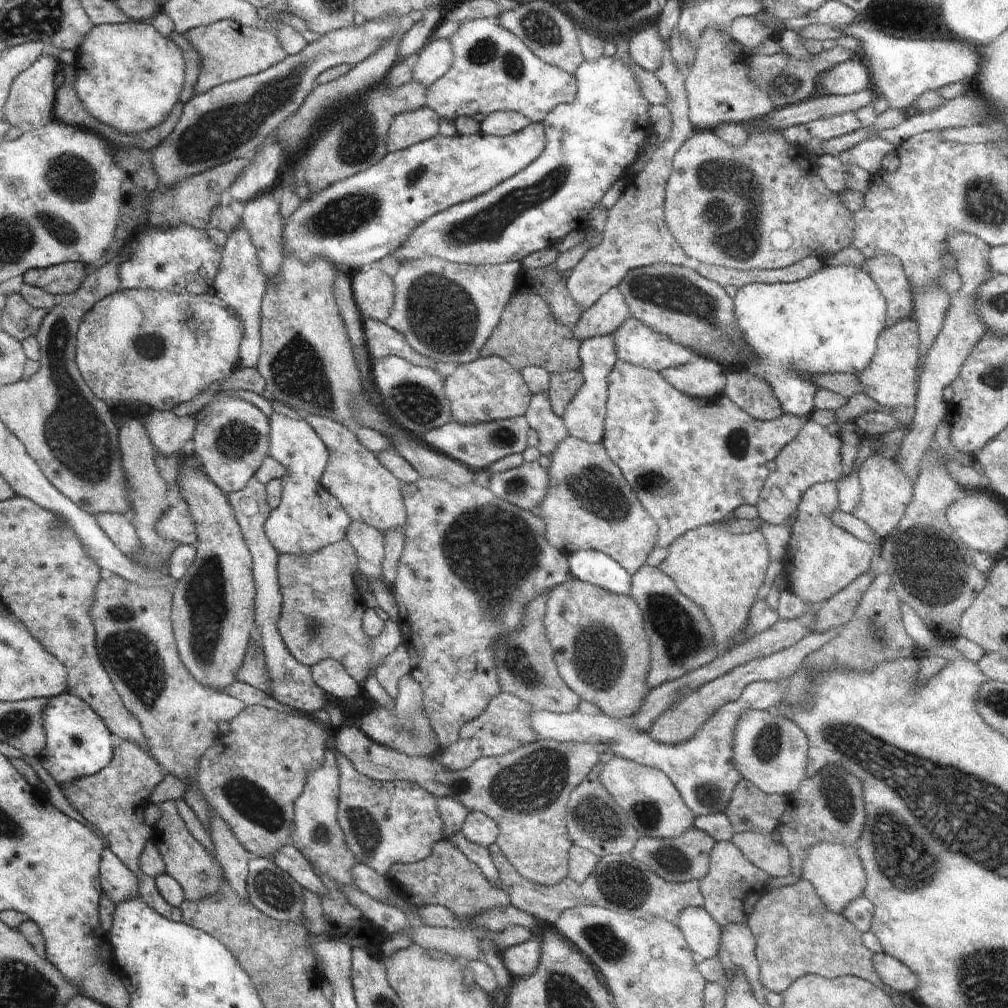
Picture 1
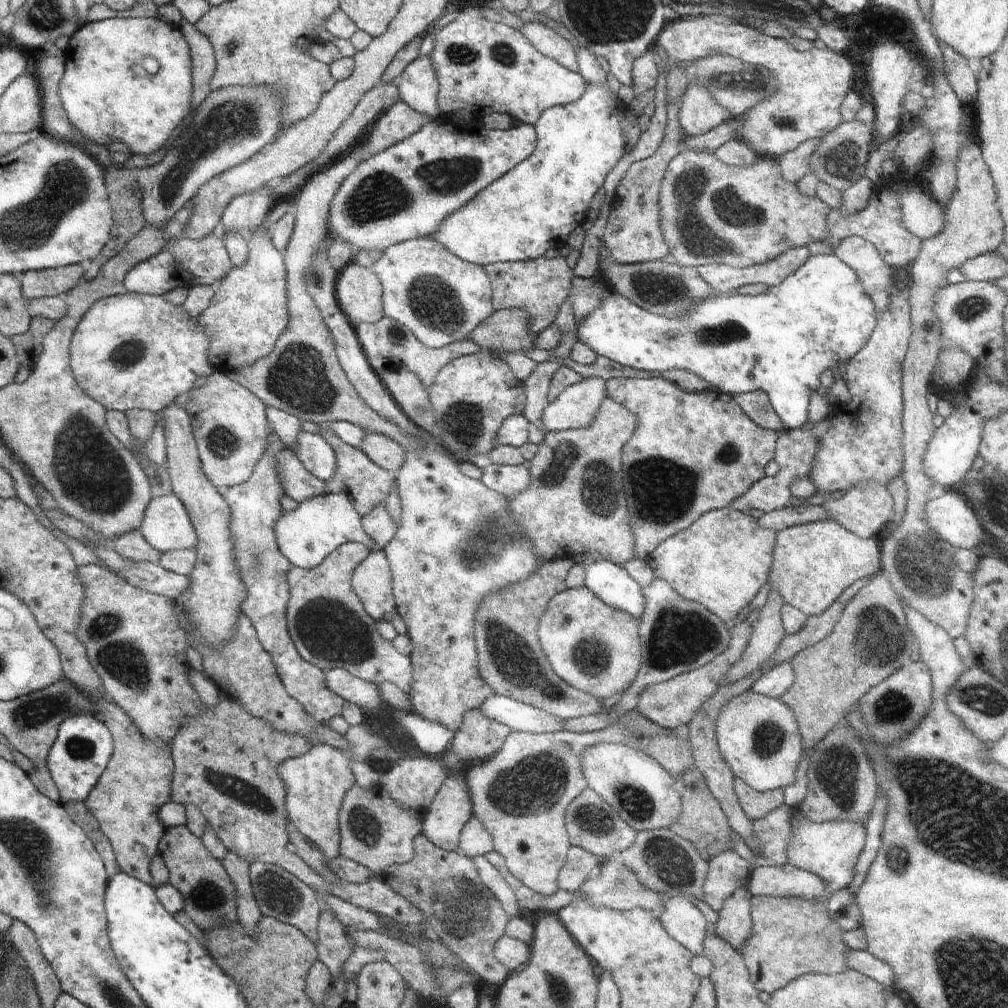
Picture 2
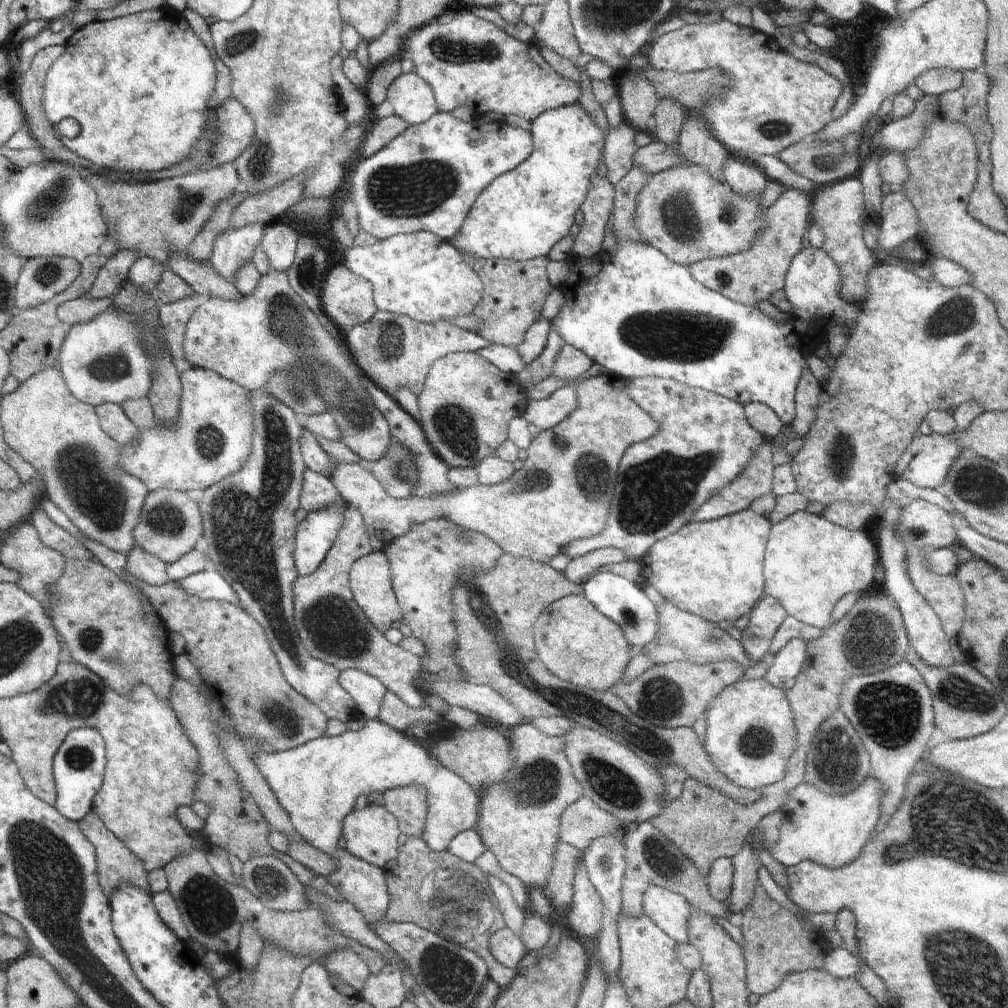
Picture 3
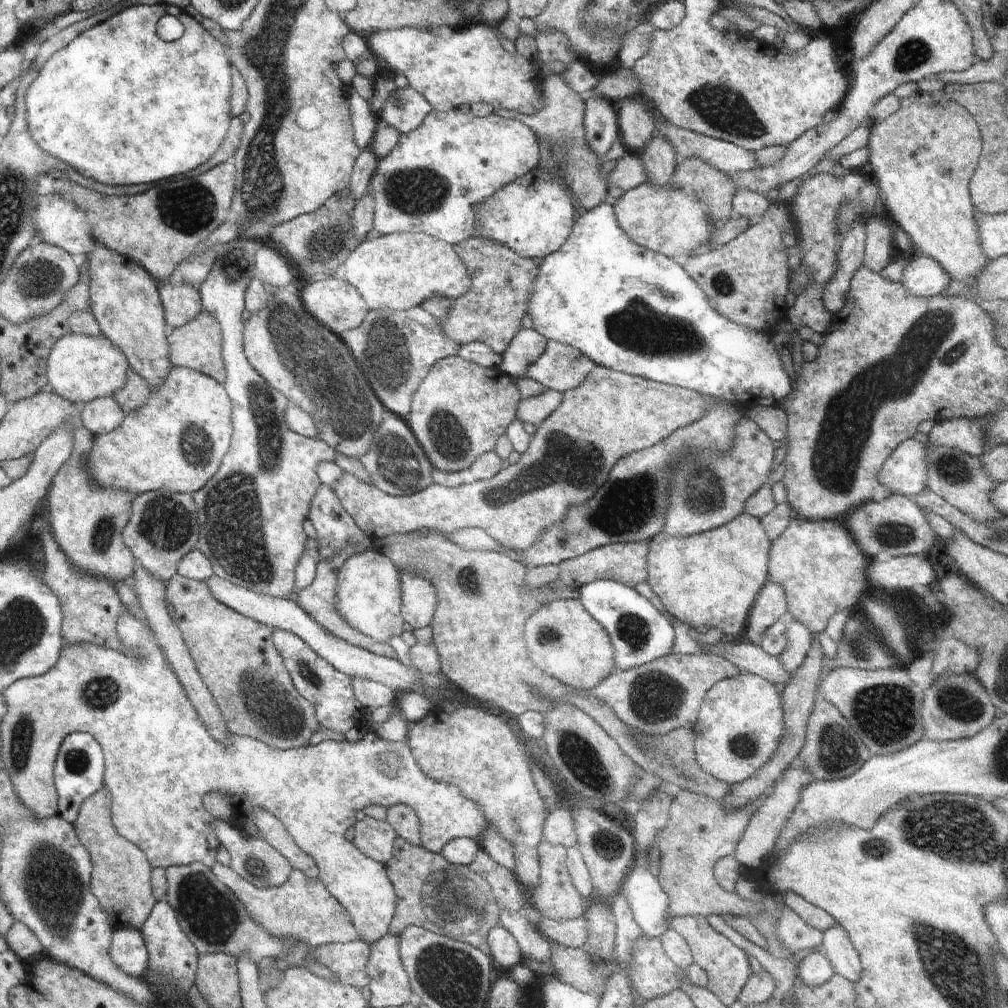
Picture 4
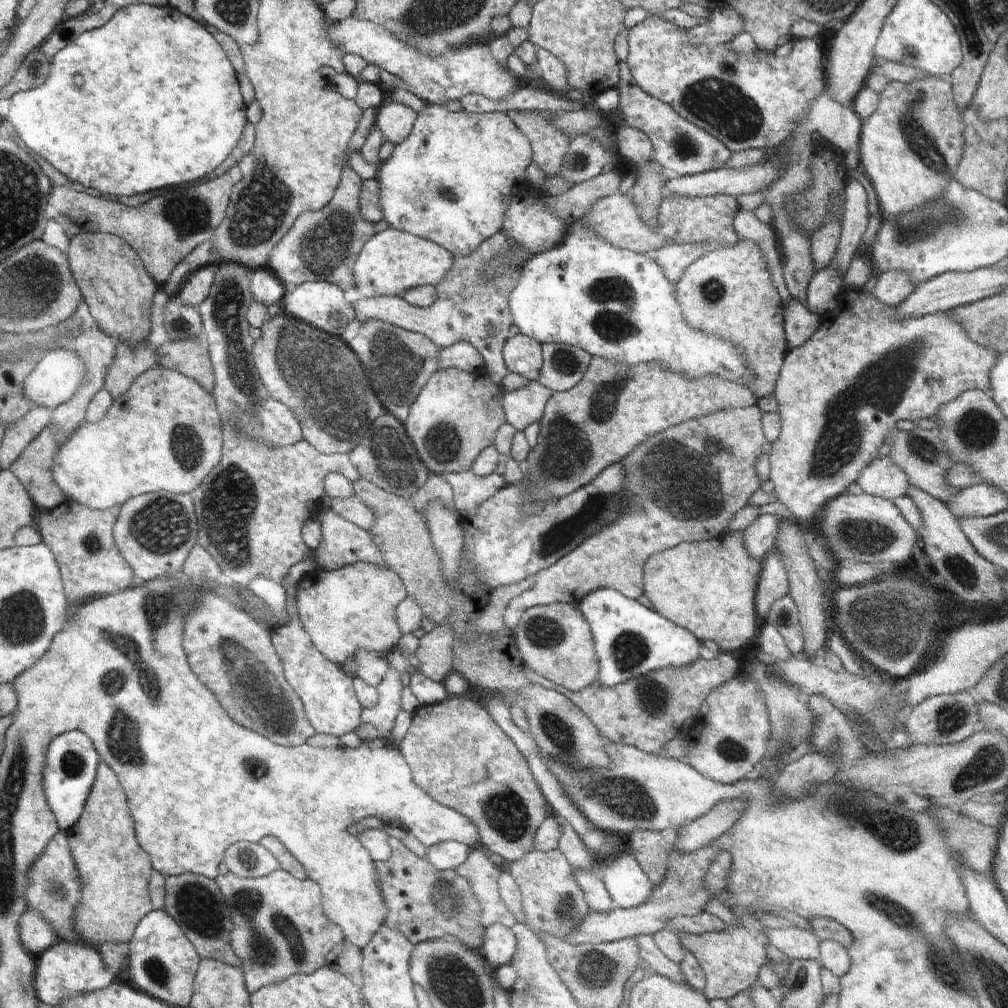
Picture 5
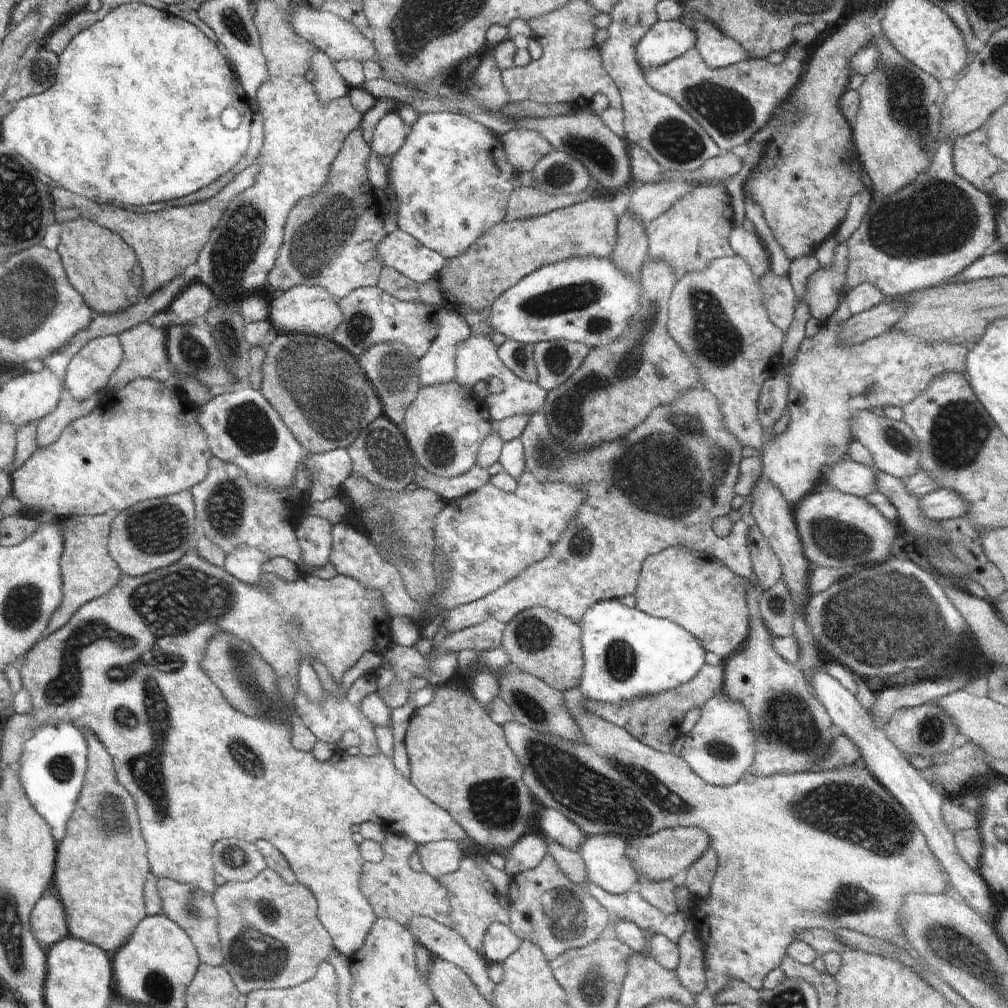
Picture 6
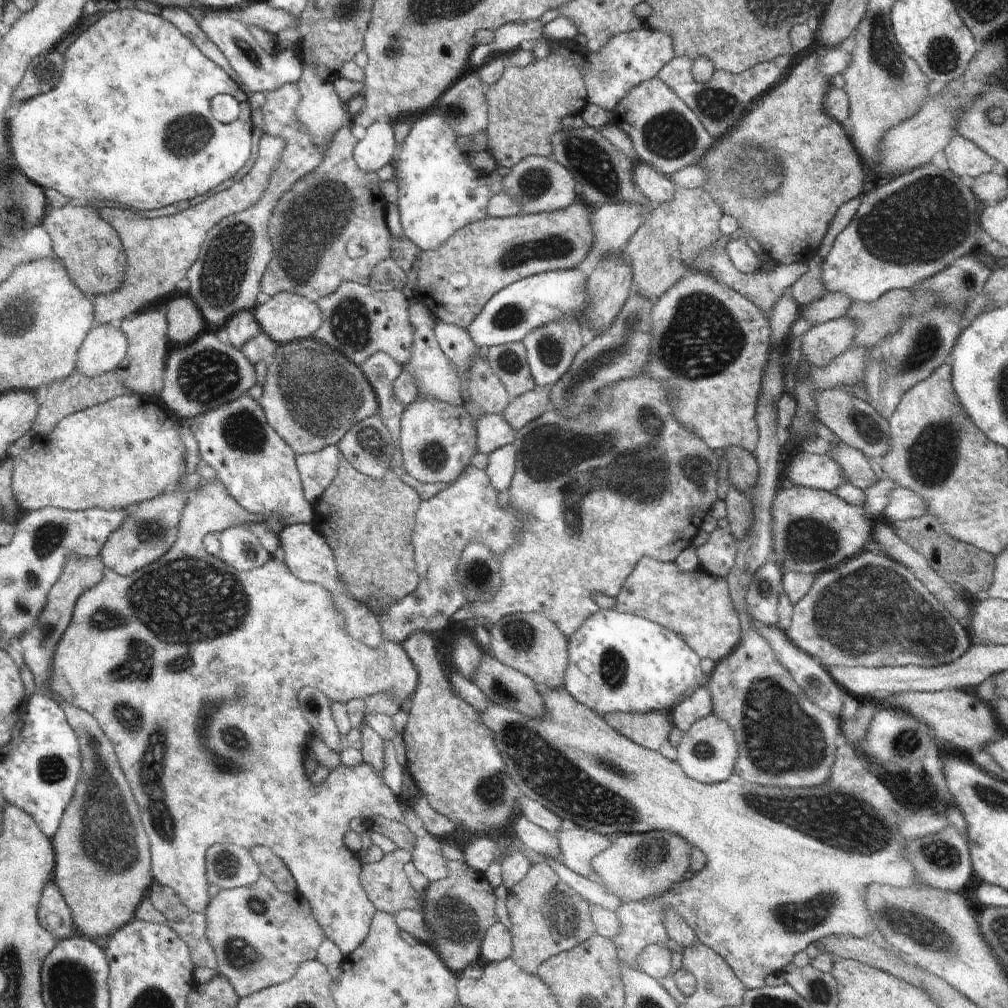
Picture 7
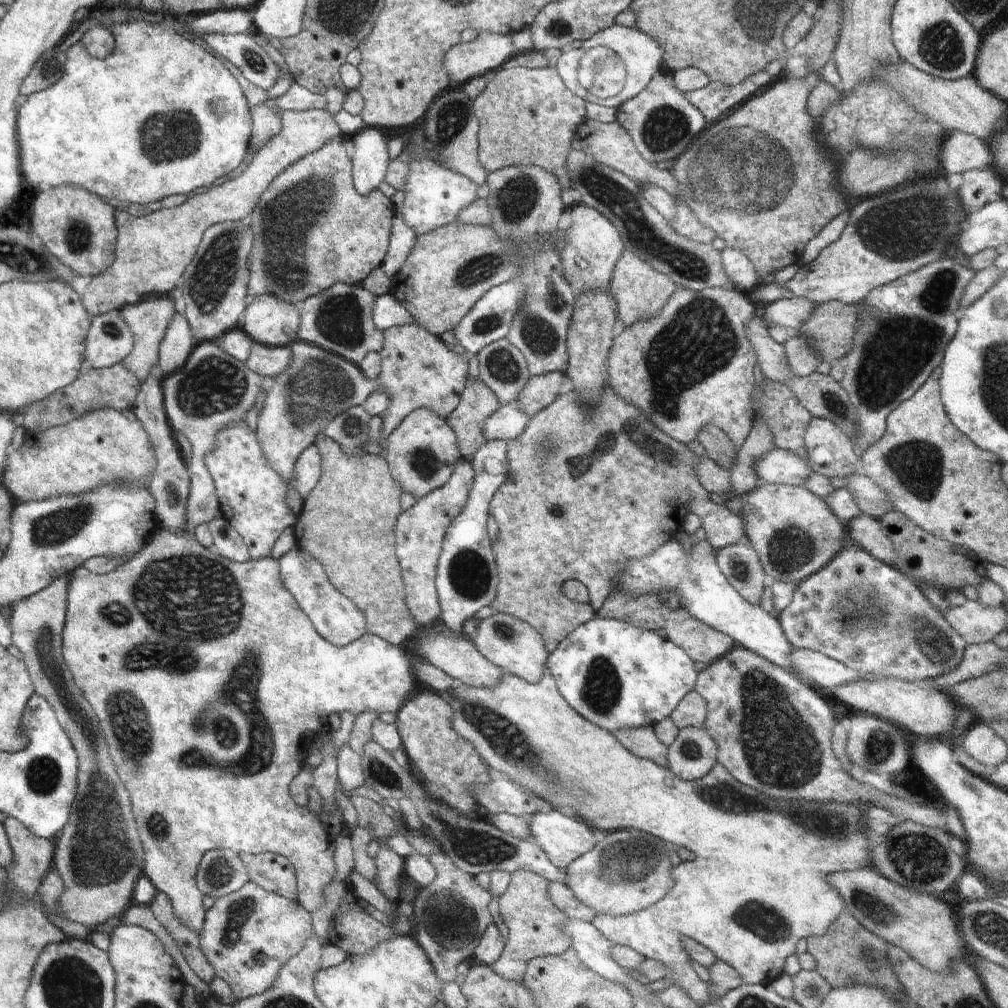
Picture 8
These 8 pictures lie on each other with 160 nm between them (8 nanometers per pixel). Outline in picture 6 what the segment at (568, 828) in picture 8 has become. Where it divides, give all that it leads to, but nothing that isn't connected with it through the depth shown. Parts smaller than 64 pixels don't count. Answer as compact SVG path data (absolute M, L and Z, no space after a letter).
M590 835L578 853L583 858L588 880L613 895L623 895L638 887L637 870L626 853L625 838Z

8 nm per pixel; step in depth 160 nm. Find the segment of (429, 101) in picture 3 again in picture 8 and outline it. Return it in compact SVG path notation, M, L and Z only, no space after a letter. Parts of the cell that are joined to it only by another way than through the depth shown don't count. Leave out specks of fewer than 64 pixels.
M366 127L349 142L353 186L360 195L368 195L385 180L391 159L387 140L378 128Z

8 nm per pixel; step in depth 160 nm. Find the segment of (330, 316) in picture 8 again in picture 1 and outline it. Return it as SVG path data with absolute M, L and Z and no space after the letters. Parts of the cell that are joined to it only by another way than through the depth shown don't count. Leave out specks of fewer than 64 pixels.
M521 268L517 276L514 293L532 292L542 297L551 308L553 317L567 327L573 327L582 316L583 310L568 292L566 281L560 279L564 271L548 268Z

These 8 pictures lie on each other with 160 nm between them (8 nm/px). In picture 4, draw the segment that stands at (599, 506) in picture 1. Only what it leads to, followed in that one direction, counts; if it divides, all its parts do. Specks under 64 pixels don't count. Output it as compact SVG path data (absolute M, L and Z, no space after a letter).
M595 365L580 386L563 392L561 405L540 423L520 460L503 468L491 479L455 487L433 483L420 492L395 497L343 471L331 487L358 528L374 542L378 538L414 533L421 529L450 534L466 527L478 527L501 545L523 551L530 548L546 529L564 521L572 507L581 507L592 499L622 457L653 447L675 430L698 420L709 409L709 398L691 389L660 384Z

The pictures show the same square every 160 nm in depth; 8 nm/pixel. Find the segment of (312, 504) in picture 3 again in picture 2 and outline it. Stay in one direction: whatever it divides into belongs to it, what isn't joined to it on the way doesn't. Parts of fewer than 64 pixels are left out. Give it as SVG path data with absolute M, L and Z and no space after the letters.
M280 449L275 454L275 471L285 494L297 503L325 492L325 482L309 470L290 452Z

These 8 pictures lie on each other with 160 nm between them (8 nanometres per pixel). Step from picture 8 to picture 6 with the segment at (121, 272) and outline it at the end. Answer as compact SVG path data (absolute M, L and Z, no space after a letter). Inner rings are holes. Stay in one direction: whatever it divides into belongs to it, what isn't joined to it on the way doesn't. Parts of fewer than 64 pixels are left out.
M320 50L311 56L311 70L316 74L316 79L311 83L318 98L324 102L346 97L351 89L334 68L333 61ZM250 166L242 170L230 184L226 184L216 196L187 205L168 207L157 213L136 214L117 204L110 202L92 202L87 198L76 196L64 188L52 188L54 204L60 208L78 208L80 218L99 224L122 237L137 254L140 268L143 270L143 284L140 298L148 298L153 292L159 291L167 282L189 268L195 267L199 252L210 238L210 233L228 208L230 200L250 188L258 174L258 166Z

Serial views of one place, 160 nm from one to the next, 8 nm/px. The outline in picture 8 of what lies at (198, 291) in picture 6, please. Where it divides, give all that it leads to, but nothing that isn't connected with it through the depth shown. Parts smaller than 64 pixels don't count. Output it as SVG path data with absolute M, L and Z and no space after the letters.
M178 308L159 346L160 370L164 376L182 369L195 346L193 330Z

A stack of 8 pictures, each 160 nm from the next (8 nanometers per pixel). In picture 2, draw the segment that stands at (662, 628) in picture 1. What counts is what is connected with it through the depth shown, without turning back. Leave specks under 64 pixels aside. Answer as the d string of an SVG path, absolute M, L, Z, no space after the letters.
M654 578L650 585L642 588L645 607L642 616L639 618L638 632L641 646L642 662L634 679L634 682L623 692L622 698L609 711L602 711L595 715L588 715L577 719L563 720L565 722L565 730L575 733L591 733L602 730L607 726L613 725L630 711L637 710L637 700L644 692L645 688L669 681L678 675L696 670L711 660L714 660L721 652L733 642L729 633L729 624L720 620L713 612L710 612L705 606L699 602L689 601L676 592L661 578Z

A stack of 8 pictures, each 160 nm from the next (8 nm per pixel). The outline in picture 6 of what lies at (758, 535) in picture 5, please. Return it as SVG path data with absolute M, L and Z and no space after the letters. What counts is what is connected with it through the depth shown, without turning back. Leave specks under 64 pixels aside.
M689 389L673 403L653 408L640 426L618 440L600 443L581 453L572 453L551 435L542 411L530 415L520 438L525 452L525 471L530 471L543 483L564 481L569 485L586 486L585 503L544 560L532 563L515 579L480 600L442 610L430 631L433 648L437 649L452 633L480 624L488 615L505 625L519 612L532 607L555 610L579 623L592 603L634 594L644 559L668 547L698 551L707 558L723 562L738 576L754 582L756 575L747 547L749 524L754 524L754 521L744 519L735 522L726 538L718 538L713 531L714 520L726 517L732 509L730 502L735 497L738 465L743 459L741 442L725 429L724 422L719 402L712 393L704 389Z

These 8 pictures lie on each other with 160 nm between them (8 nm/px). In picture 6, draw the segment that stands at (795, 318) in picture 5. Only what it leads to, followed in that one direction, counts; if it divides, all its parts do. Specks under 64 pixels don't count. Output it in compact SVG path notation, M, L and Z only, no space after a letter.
M768 272L758 279L769 320L786 333L795 319L797 294L788 277Z

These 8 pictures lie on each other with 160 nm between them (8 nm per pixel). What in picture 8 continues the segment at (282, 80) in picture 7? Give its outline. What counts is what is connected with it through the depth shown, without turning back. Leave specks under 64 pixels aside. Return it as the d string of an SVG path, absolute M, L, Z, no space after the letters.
M206 34L201 40L208 50L232 66L255 86L270 90L280 78L282 70L272 62L252 35L248 34Z

